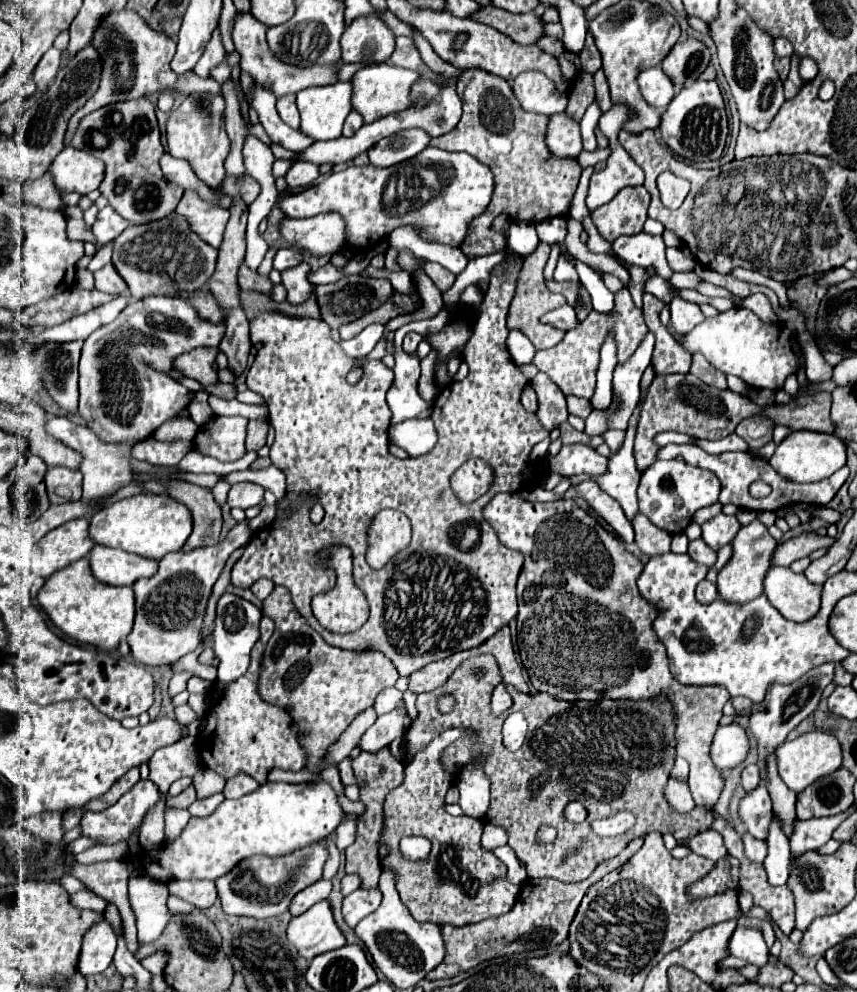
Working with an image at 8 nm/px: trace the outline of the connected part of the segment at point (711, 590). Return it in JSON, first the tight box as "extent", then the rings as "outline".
{"extent":[696,580,718,604],"outline":[[[702,580],[696,588],[696,600],[700,604],[710,604],[712,600],[718,598],[718,592],[716,592],[716,584],[708,582],[708,580]]]}

